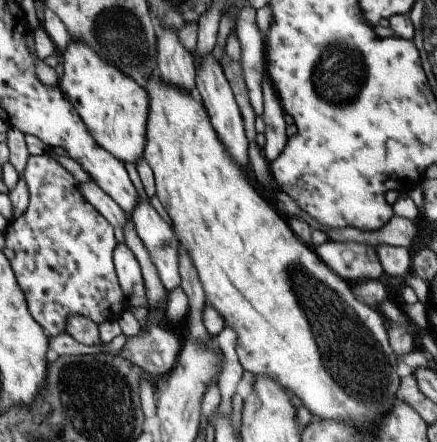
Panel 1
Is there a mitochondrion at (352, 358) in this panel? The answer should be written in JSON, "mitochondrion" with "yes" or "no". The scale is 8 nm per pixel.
{"mitochondrion":"yes"}

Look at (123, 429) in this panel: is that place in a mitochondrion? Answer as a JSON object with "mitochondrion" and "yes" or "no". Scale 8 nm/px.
{"mitochondrion":"yes"}

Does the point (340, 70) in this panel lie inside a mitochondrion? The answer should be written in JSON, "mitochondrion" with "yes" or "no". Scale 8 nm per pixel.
{"mitochondrion":"yes"}

